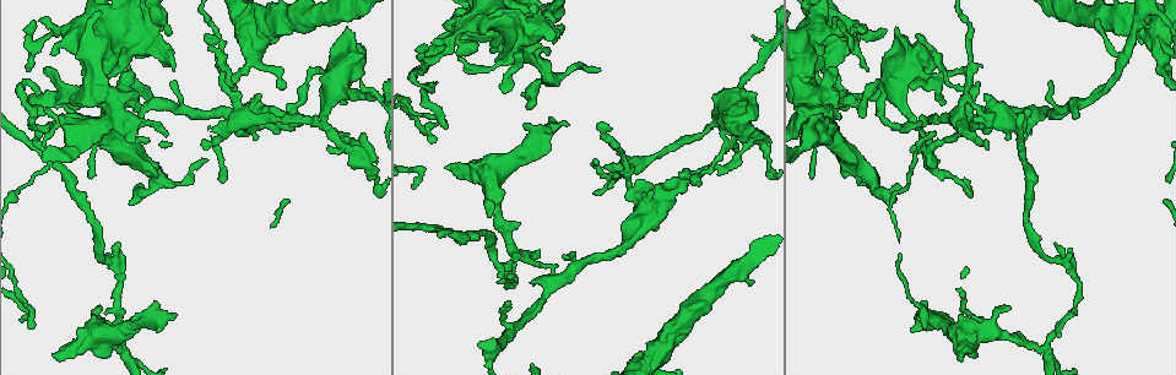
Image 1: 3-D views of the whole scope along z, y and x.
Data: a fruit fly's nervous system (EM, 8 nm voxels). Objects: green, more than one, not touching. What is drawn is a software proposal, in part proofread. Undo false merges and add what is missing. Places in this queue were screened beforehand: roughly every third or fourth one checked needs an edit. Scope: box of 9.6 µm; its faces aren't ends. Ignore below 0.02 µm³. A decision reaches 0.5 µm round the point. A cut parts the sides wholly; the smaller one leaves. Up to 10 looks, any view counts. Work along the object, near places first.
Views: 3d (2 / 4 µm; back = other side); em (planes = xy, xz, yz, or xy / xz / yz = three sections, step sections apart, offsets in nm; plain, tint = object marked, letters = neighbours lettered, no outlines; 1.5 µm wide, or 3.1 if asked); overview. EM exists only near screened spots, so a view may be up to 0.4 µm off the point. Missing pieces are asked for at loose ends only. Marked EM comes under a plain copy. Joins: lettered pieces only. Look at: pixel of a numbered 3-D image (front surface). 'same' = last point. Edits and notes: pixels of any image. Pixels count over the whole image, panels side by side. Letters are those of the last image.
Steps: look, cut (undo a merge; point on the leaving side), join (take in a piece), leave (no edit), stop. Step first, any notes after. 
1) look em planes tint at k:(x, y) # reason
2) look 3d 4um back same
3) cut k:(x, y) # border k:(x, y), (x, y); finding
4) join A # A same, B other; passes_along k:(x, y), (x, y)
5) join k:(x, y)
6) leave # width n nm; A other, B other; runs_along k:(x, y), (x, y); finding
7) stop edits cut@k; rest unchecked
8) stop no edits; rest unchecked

look 3d 2um at 1:(726, 140) # abrupt turn

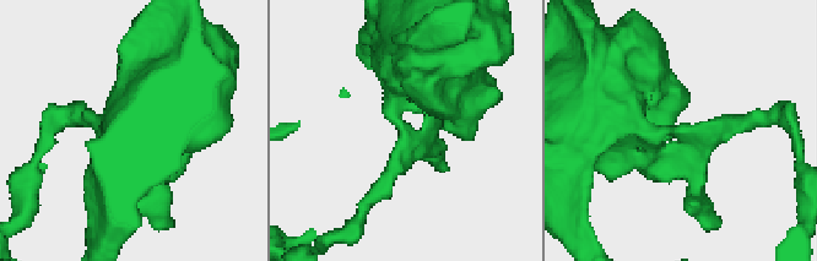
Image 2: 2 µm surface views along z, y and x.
look em planes letters at 2:(683, 133) # now the EM

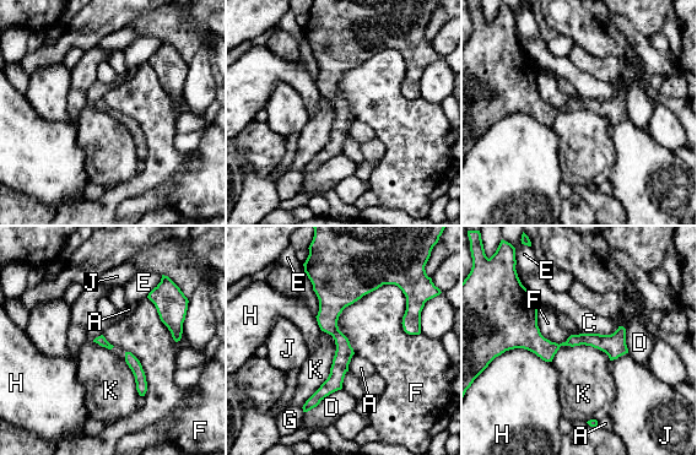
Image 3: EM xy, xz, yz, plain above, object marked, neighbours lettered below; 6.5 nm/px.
leave # width 70 nm; A other, C other, D other, E other, F other, G other, H other, J other, K other; border 3:(336, 320), (395, 285), (420, 334); continuous, no second neuron

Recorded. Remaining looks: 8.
look em yz step 4 tint at 1:(507, 303) # tapers out

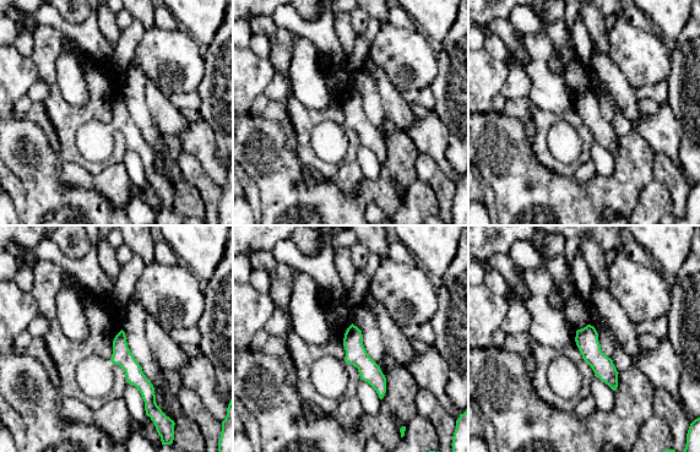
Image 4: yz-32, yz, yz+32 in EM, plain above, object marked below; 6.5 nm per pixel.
look em yz step 4 letters same

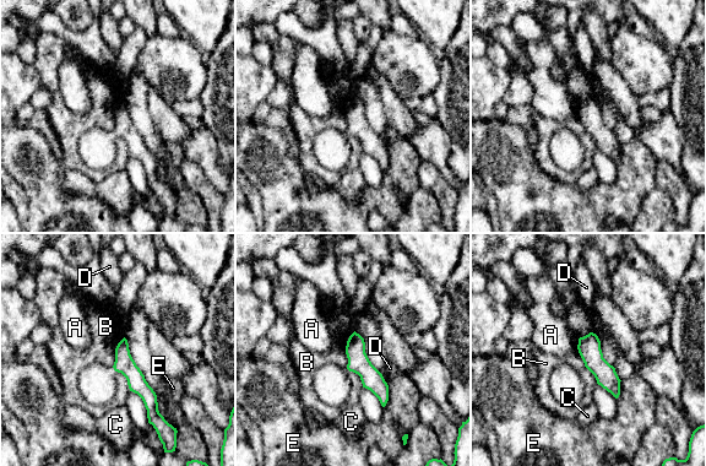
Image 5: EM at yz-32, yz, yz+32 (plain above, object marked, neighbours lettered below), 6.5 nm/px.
leave # A other, B other, C other, D other, E other; border 5:(576, 348), (584, 366), (597, 383); none of them fits

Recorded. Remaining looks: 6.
look 3d 2um at 1:(835, 118)

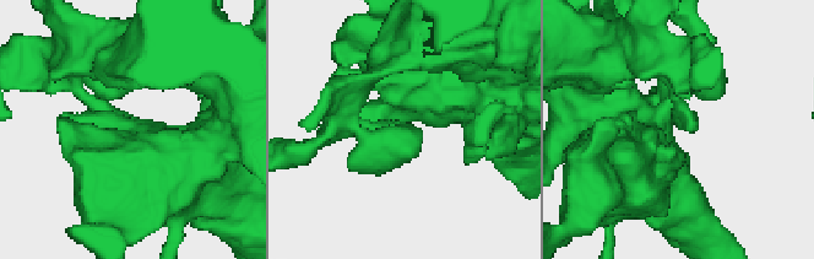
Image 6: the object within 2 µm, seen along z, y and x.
look em planes letters at 6:(684, 124) # need the tissue

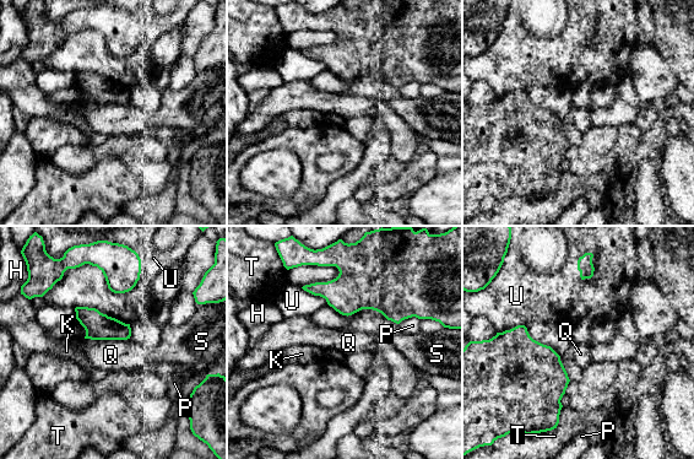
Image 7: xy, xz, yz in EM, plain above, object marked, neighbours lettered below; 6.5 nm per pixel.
leave # H other, K other, P other, Q other, S other, T other, U other; border 7:(83, 338), (129, 339); none of them fits

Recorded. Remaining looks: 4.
look 3d 4um at 1:(988, 147) # thin end

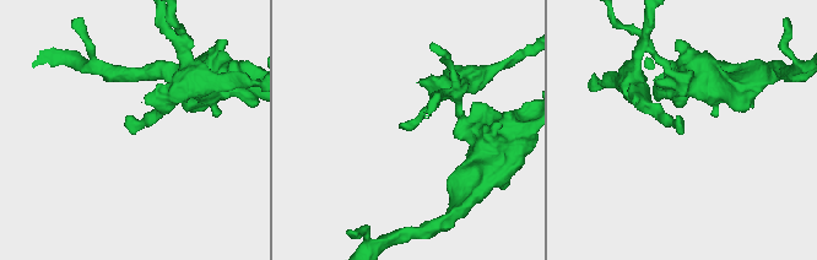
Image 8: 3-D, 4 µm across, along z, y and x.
look em xy step 8 letters at 8:(680, 126) # now the EM

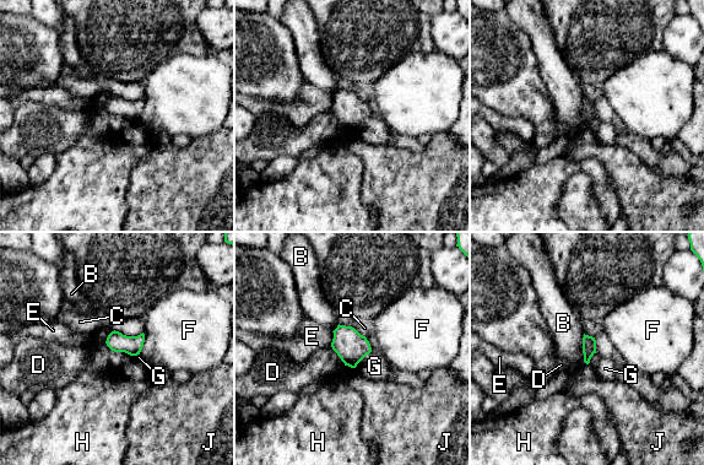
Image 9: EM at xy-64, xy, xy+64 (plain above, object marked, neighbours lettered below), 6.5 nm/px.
look em planes letters same

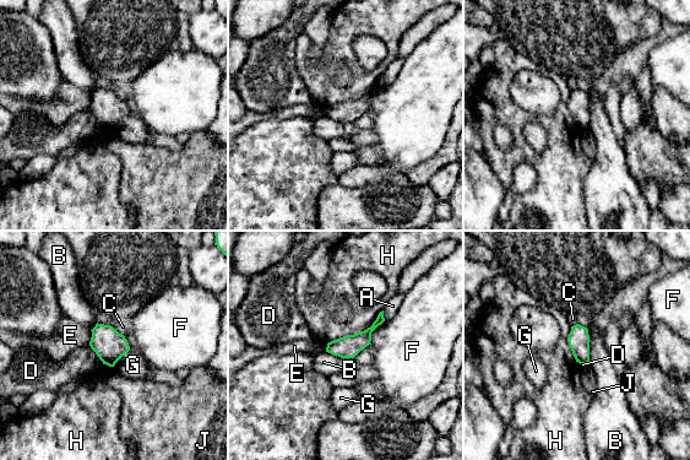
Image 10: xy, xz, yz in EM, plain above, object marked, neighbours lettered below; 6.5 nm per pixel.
leave # width 140 nm; A other, B other, C other, D other, E other, F other, G other, H other, J other; no lettered piece goes on from it

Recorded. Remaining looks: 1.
stop no edits; rest unchecked

